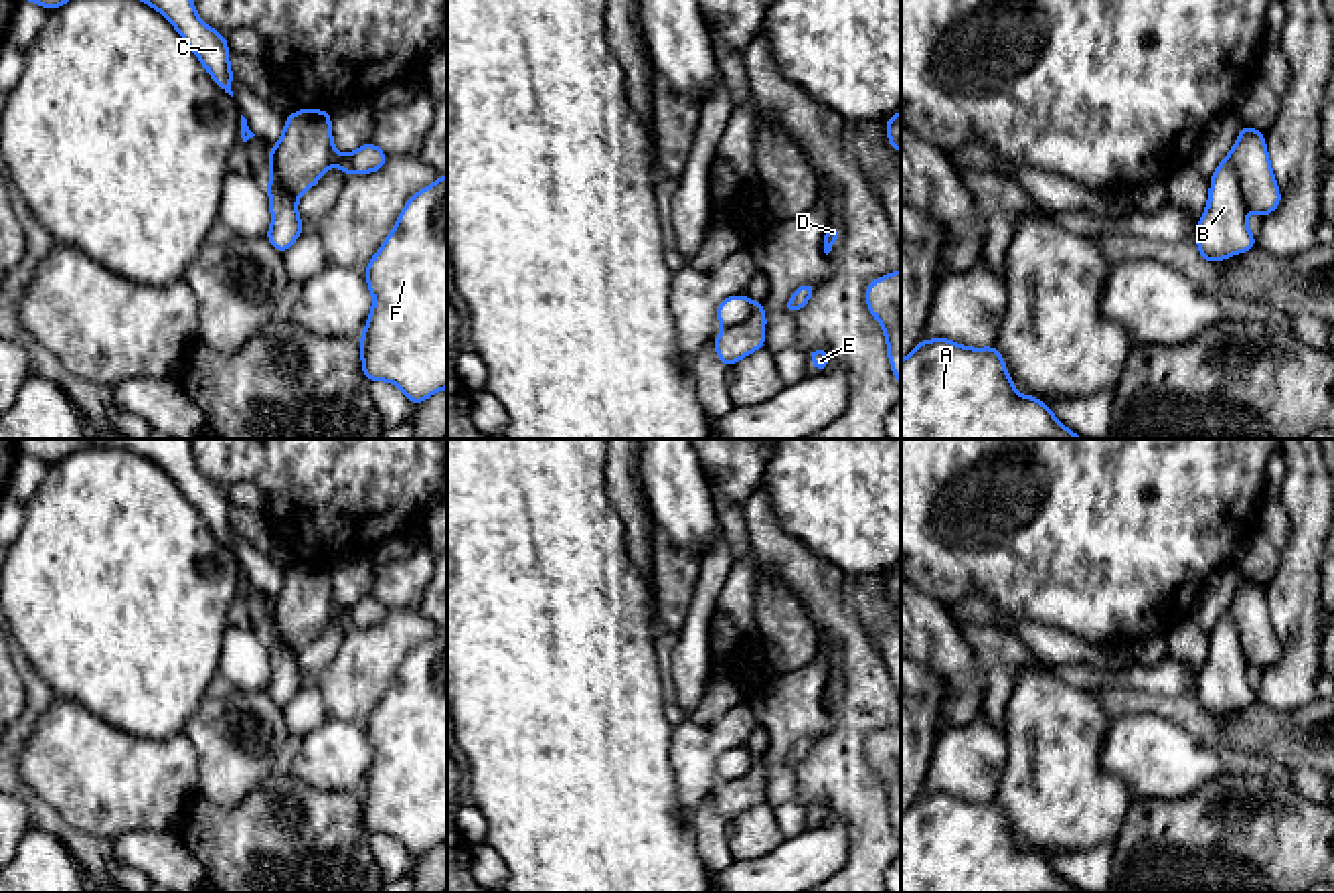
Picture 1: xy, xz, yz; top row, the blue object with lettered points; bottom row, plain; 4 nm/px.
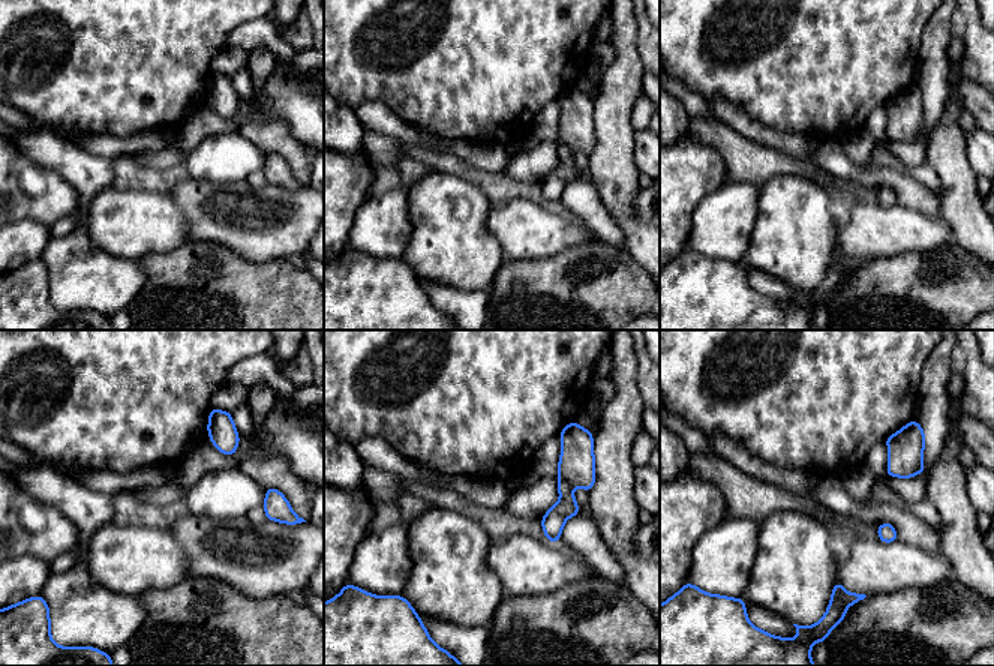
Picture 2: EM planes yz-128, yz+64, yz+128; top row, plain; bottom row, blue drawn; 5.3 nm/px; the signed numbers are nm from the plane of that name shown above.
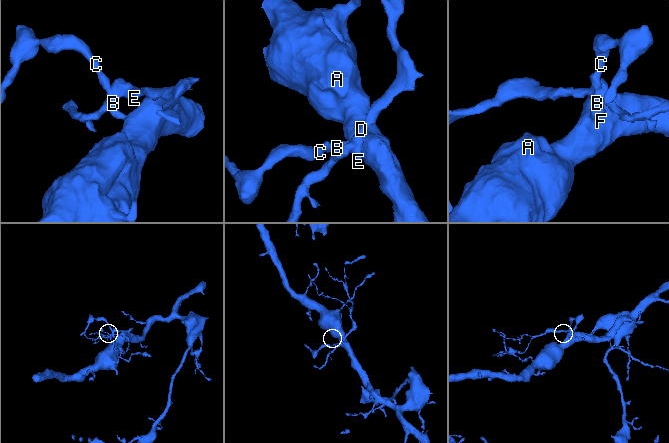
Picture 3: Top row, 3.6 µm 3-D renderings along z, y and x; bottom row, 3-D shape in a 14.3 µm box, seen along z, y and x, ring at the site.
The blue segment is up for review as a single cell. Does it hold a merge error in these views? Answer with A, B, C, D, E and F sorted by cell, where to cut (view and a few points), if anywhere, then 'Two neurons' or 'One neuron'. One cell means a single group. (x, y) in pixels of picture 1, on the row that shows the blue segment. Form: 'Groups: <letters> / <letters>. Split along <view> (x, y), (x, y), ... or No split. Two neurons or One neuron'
Groups: A B C F / D E. Split along yz (1227, 154), (1249, 209). Two neurons

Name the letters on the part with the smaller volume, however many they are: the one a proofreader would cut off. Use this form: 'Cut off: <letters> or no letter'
Cut off: D, E

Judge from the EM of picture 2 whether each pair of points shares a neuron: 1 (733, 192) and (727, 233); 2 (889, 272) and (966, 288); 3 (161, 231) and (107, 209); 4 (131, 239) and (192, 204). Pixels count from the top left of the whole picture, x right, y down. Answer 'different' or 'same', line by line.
1: same
2: same
3: same
4: different

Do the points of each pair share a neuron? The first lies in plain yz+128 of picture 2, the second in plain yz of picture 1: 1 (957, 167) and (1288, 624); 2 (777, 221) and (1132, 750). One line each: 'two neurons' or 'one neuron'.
1: one neuron
2: two neurons

